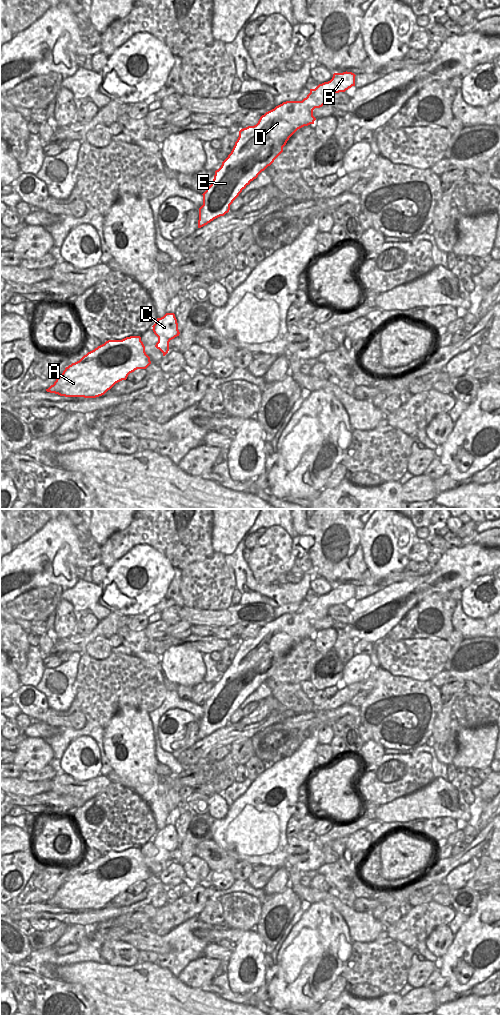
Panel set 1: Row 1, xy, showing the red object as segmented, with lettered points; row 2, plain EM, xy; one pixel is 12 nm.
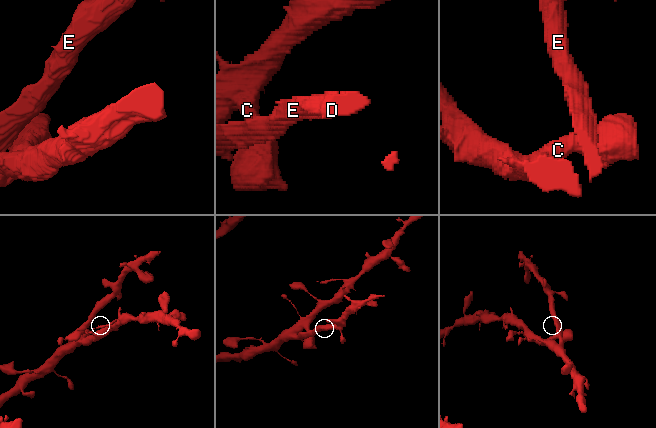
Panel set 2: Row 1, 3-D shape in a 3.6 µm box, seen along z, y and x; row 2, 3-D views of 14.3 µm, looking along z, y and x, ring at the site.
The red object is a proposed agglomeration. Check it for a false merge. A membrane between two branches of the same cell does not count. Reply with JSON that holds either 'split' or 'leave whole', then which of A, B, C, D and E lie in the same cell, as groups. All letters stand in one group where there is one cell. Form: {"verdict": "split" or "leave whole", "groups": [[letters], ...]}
{"verdict": "leave whole", "groups": [["A", "B", "C", "D", "E"]]}

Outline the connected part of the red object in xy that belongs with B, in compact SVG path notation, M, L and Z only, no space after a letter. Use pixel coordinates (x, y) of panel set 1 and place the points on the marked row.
M352 72L334 73L330 81L319 84L315 89L310 89L310 93L302 101L286 101L276 106L274 109L262 115L258 123L254 126L248 126L239 131L239 137L235 145L222 162L221 167L215 171L214 179L211 185L206 189L203 195L203 205L199 208L198 228L201 228L214 219L224 216L230 210L230 205L239 196L243 189L256 179L258 175L270 166L274 160L283 152L289 138L300 128L314 124L316 118L313 116L313 110L325 105L328 97L333 93L345 92L352 86L355 86L355 74Z

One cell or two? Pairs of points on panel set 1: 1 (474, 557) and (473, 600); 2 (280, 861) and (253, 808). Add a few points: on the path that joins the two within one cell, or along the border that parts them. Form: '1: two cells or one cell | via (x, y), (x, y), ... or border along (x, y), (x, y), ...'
1: two cells | border along (489, 573), (477, 576), (462, 590)
2: one cell | via (268, 848), (255, 832), (255, 821)

